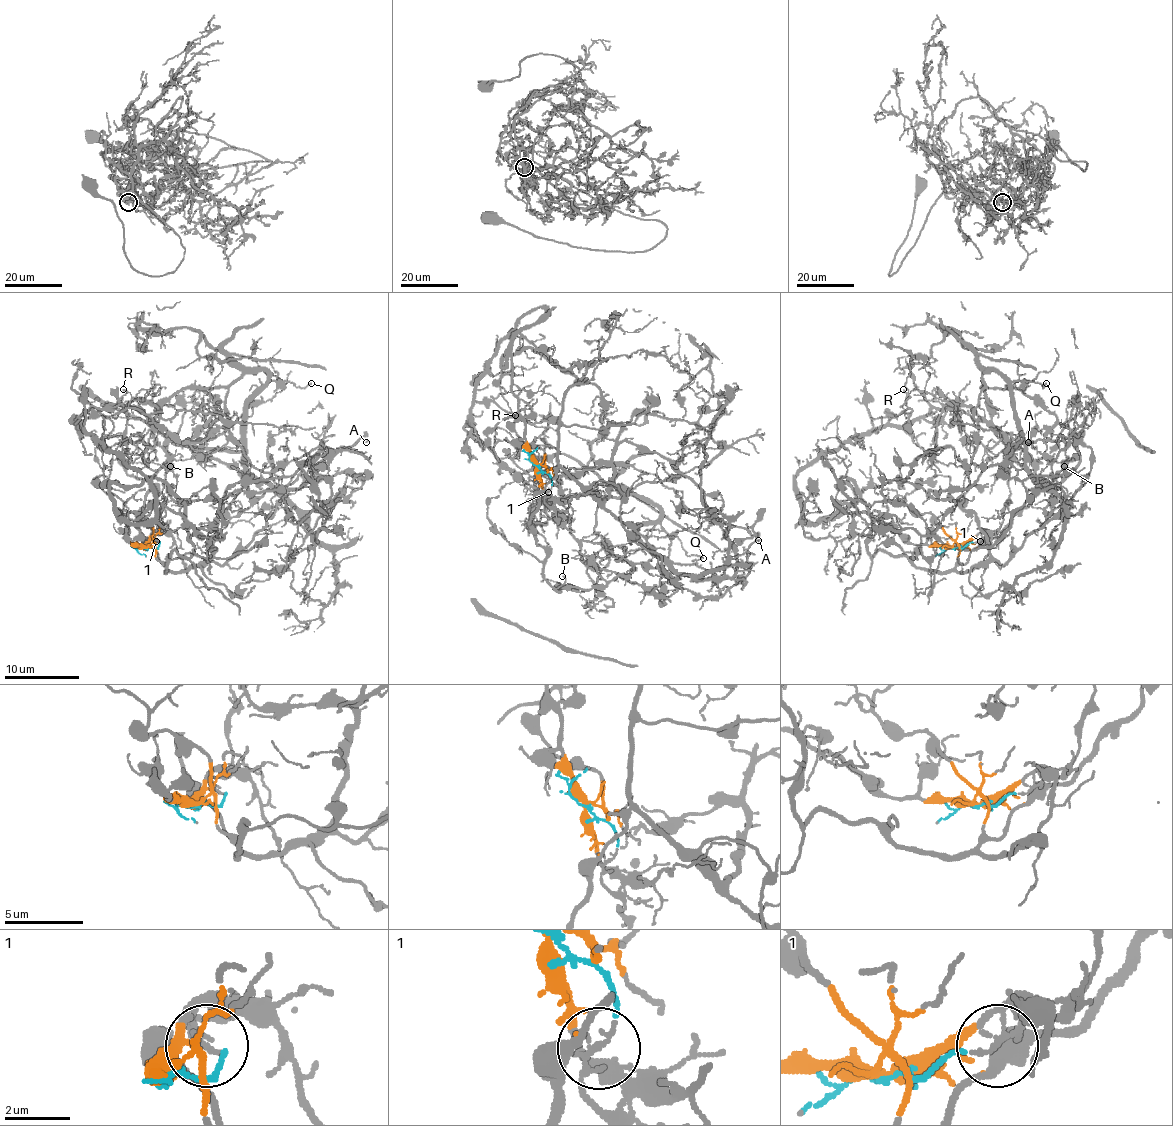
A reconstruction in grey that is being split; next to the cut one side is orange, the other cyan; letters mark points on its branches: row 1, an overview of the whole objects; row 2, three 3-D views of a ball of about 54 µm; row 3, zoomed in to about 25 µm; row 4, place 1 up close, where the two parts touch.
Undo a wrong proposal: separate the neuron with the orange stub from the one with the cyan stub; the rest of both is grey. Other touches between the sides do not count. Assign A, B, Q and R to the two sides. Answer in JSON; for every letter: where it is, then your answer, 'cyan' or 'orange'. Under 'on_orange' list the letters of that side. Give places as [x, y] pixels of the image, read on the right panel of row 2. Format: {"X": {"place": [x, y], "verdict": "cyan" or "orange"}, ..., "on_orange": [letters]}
{"A": {"place": [1028, 442], "verdict": "orange"}, "B": {"place": [1064, 466], "verdict": "orange"}, "Q": {"place": [1046, 383], "verdict": "cyan"}, "R": {"place": [903, 389], "verdict": "orange"}, "on_orange": ["A", "B", "R"]}

